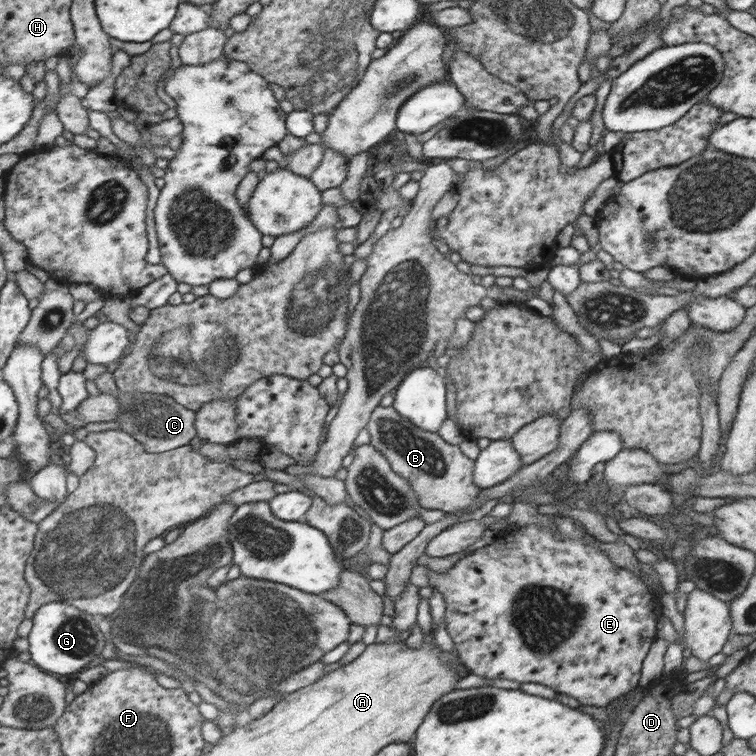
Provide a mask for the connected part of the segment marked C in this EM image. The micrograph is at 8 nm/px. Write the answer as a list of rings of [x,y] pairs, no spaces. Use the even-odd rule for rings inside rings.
[[[117,390],[115,395],[121,406],[119,416],[115,418],[119,429],[133,436],[135,440],[139,440],[150,453],[159,454],[175,450],[189,444],[195,436],[198,436],[195,426],[197,411],[187,408],[172,396],[151,392],[121,392],[120,390]]]

